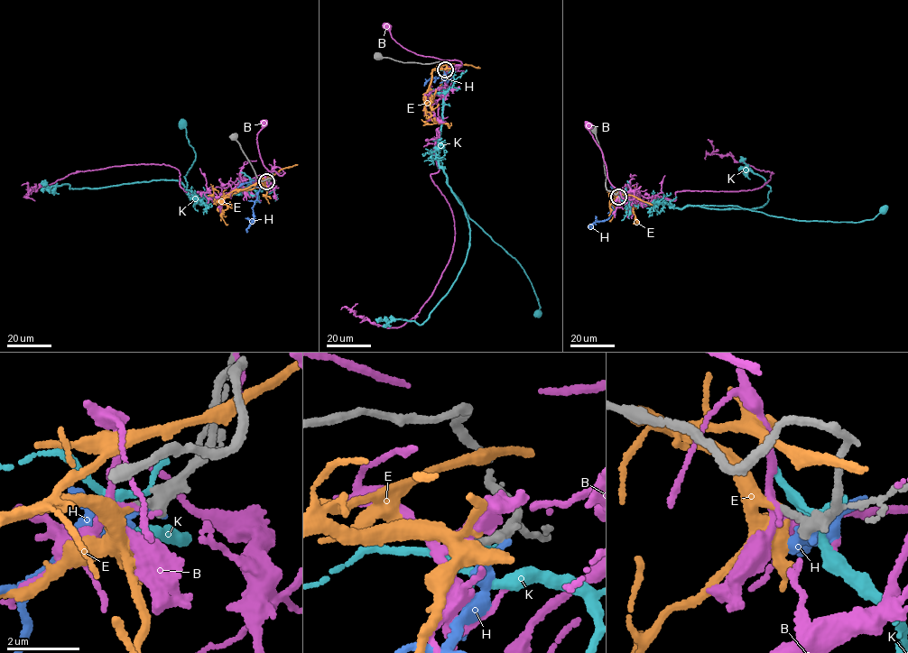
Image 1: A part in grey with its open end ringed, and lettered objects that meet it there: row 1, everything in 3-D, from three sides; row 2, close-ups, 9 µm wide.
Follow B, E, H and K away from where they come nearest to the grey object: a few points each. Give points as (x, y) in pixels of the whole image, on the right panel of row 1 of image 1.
B: (618, 197), (636, 190), (675, 200), (679, 191), (751, 190), (770, 179), (769, 171), (712, 154), (708, 140)
E: (618, 197), (636, 200), (633, 213), (637, 222), (633, 224)
H: (620, 198), (612, 215), (590, 225), (594, 230)
K: (620, 197), (627, 206), (628, 201), (680, 208), (737, 206), (808, 221), (860, 222), (884, 209)

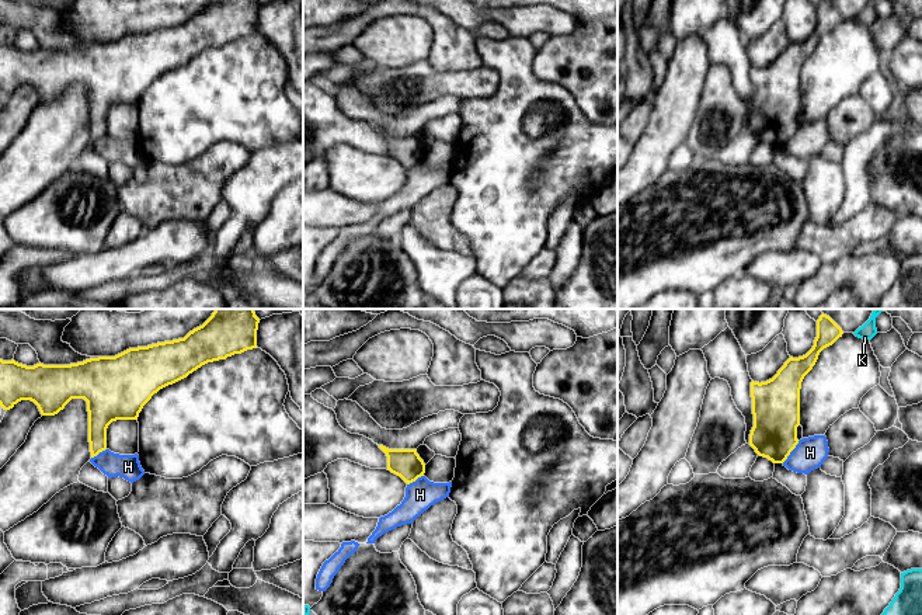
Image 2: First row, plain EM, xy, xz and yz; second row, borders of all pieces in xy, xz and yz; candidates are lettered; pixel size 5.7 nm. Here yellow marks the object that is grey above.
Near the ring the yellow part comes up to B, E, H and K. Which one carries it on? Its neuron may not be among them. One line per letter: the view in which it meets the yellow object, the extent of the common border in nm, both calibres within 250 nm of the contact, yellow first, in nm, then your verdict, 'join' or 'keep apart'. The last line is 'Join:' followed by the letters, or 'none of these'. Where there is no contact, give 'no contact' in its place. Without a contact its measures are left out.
B: no contact; keep apart
E: no contact; join
H: meets yellow in yz; contact 160 nm long; 280 nm thick on the yellow side, 180 nm on the other; keep apart
K: no contact; keep apart
Join: E

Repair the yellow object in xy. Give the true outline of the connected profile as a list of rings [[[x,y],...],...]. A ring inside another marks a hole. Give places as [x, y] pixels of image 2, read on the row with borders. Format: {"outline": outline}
{"outline": [[[215,309],[212,316],[184,338],[129,348],[115,357],[90,358],[70,365],[27,366],[0,359],[0,406],[13,409],[21,400],[34,402],[42,416],[55,416],[72,399],[84,399],[88,411],[91,458],[107,449],[107,428],[116,420],[138,420],[143,406],[160,389],[173,385],[202,365],[257,348],[260,319],[254,309]]]}

